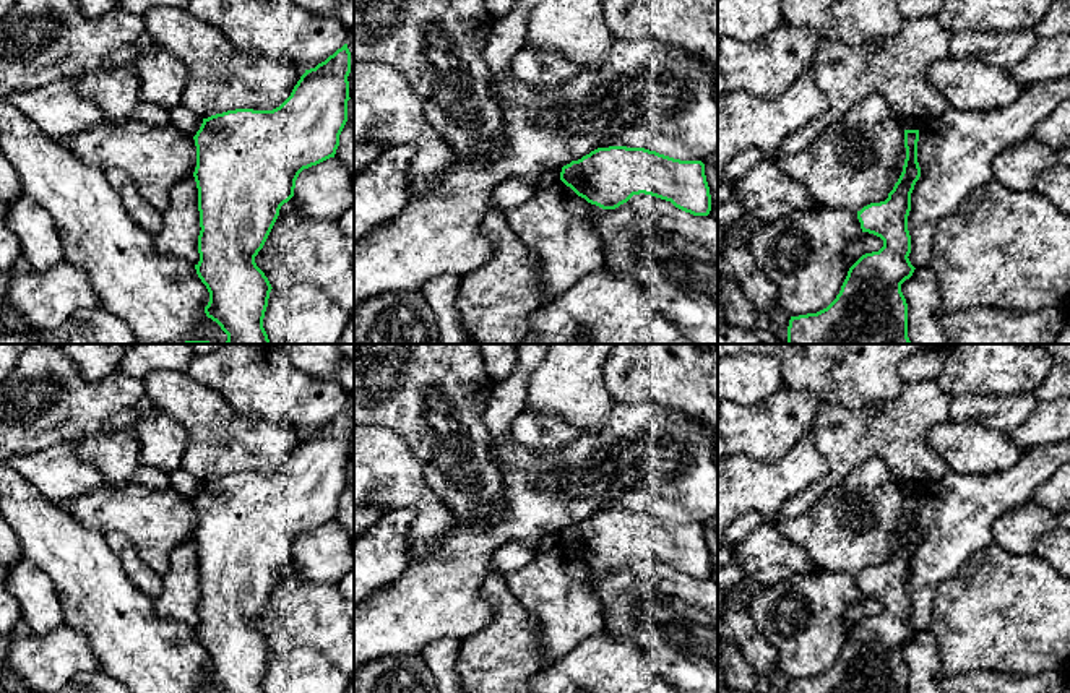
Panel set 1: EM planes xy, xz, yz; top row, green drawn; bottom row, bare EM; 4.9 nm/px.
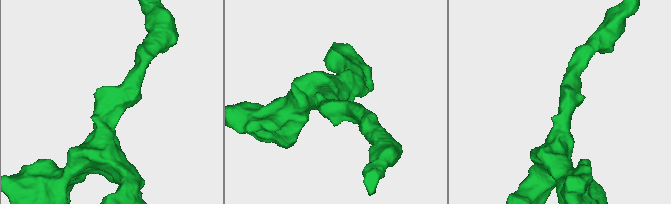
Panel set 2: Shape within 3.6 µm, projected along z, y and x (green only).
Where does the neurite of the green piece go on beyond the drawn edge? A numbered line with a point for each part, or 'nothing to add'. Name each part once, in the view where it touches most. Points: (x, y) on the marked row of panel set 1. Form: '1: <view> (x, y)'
nothing to add

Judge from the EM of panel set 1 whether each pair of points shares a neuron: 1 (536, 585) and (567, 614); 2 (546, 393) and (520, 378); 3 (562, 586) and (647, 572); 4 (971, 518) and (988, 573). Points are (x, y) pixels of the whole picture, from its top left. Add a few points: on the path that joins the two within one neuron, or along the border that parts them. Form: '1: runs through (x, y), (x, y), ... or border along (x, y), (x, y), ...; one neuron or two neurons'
1: runs through (544, 591), (559, 606); one neuron
2: border along (543, 361), (528, 378), (526, 406); two neurons
3: border along (591, 568), (591, 589), (601, 604), (604, 617); two neurons
4: border along (992, 541), (976, 550), (953, 576); two neurons

